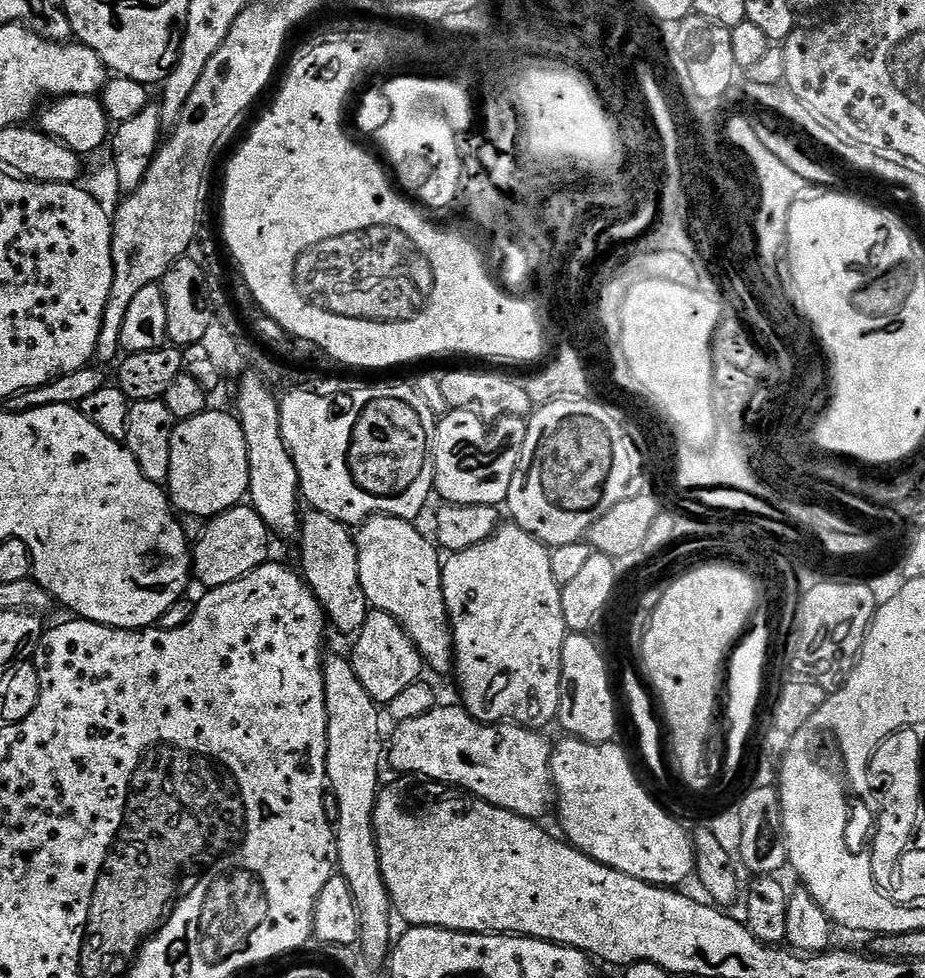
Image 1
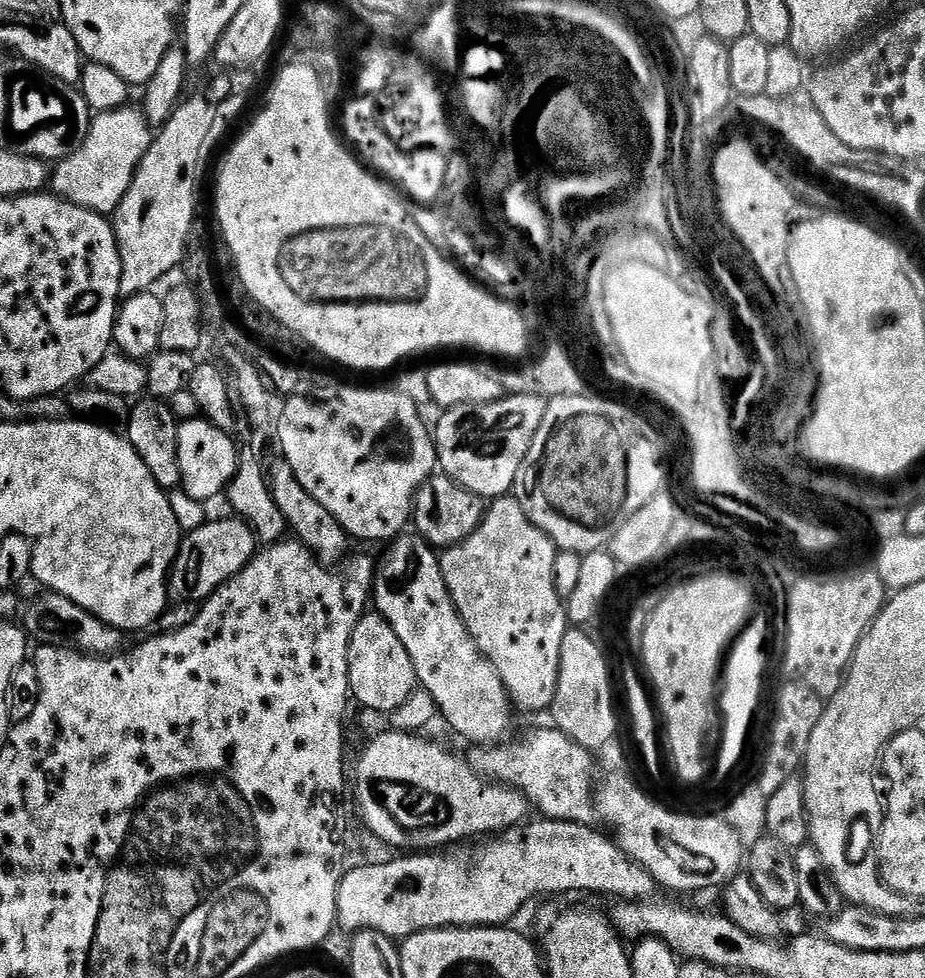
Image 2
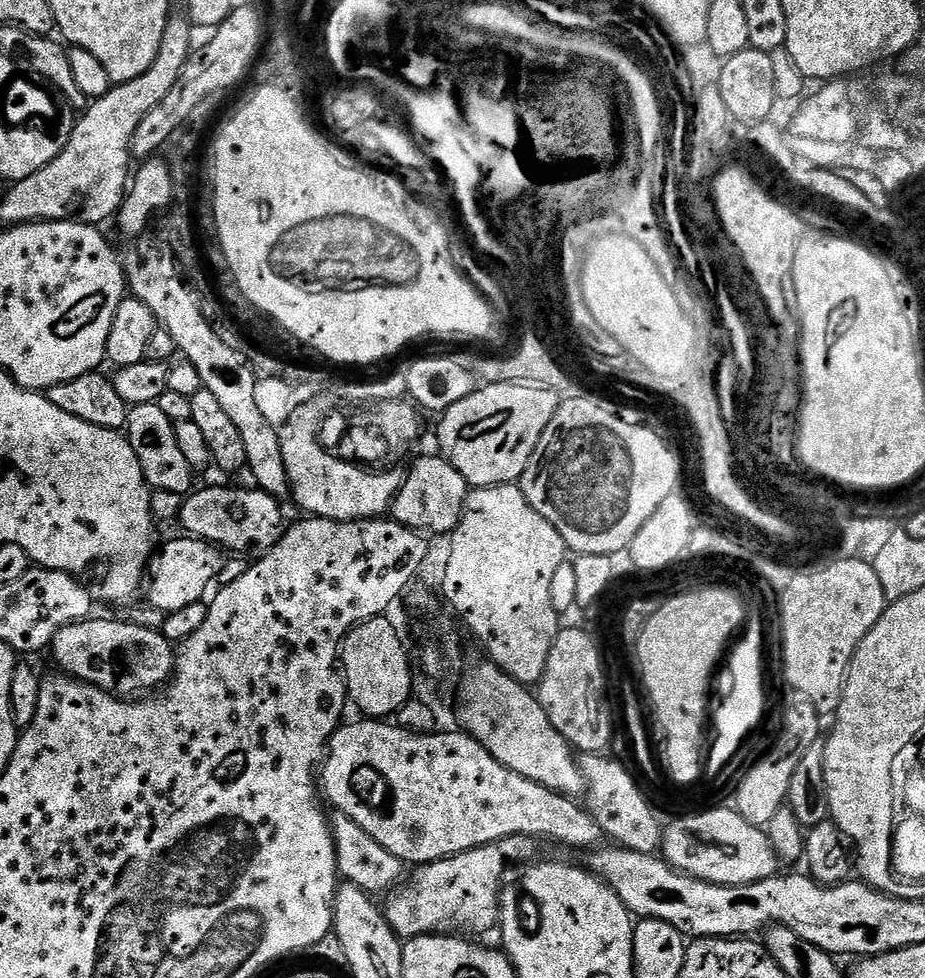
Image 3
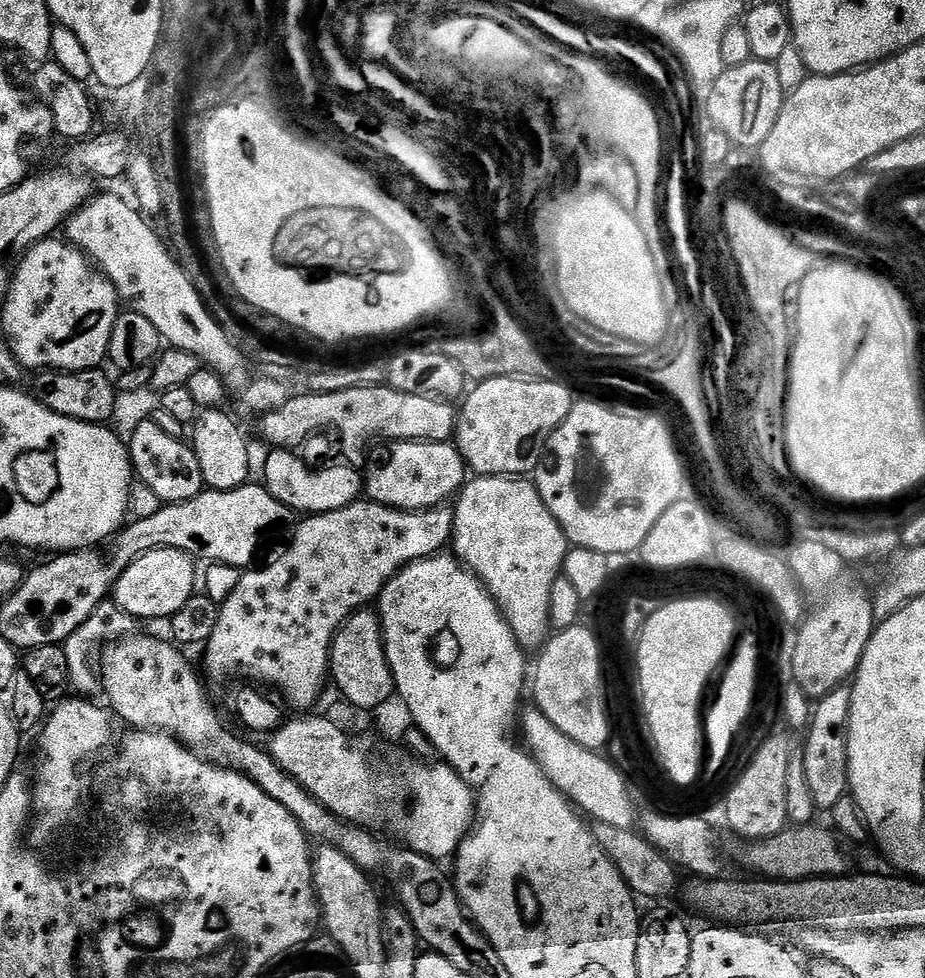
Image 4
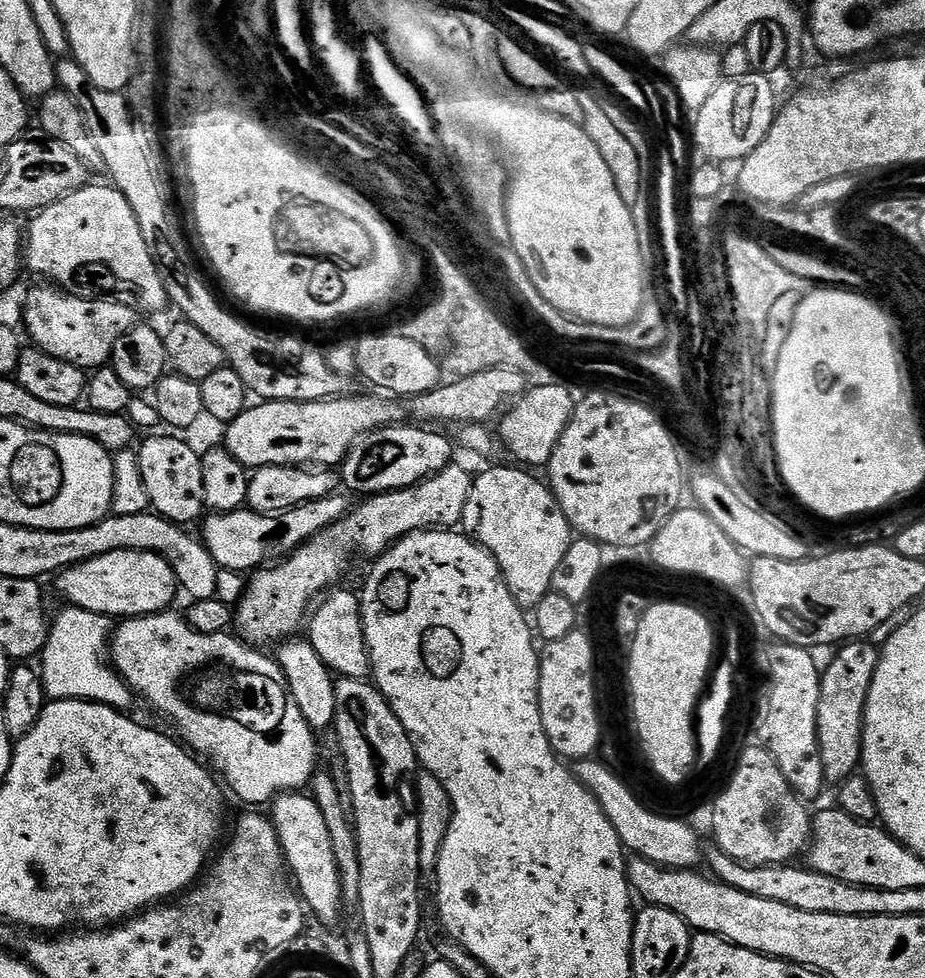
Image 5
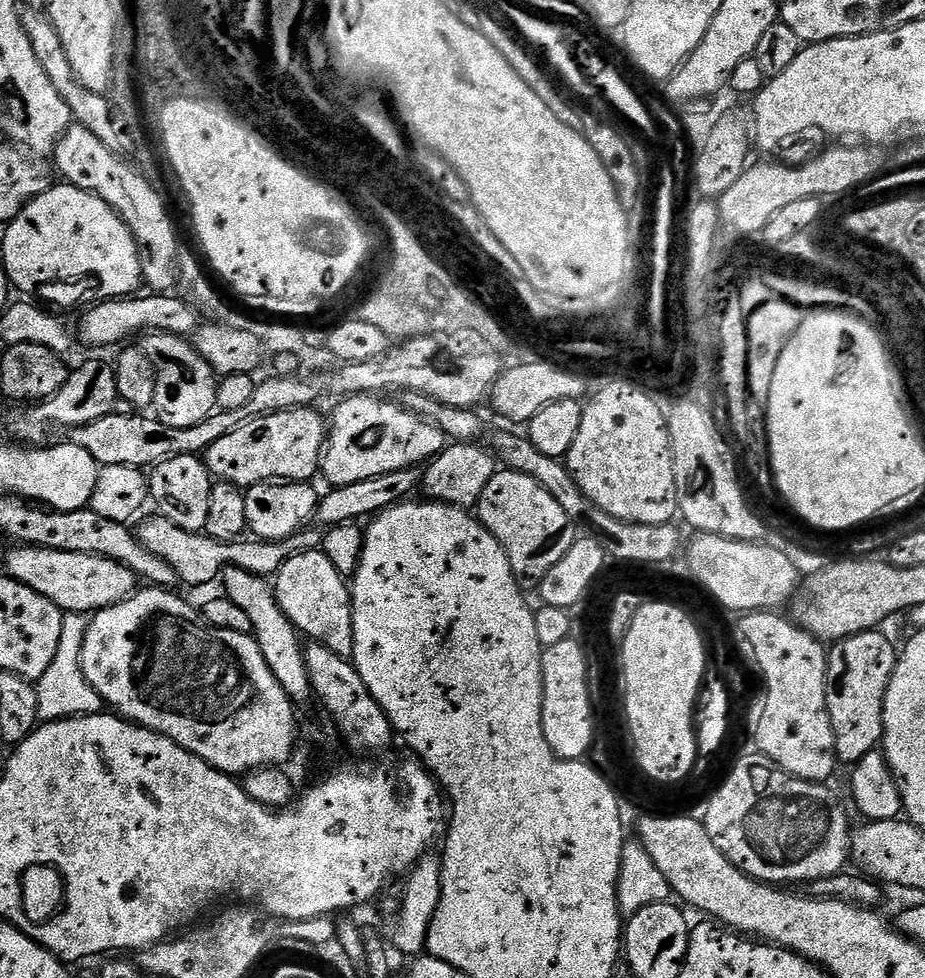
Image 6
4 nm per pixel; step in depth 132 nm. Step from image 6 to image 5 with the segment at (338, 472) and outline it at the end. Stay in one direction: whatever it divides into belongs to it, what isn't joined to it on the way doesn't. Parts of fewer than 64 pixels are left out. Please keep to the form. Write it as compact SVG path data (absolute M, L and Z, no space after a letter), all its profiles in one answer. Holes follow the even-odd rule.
M397 426L379 428L376 432L368 433L367 436L361 436L344 459L343 487L345 484L349 488L347 489L349 493L393 492L399 488L414 486L425 480L427 476L436 476L454 460L451 442L436 432L439 431L429 430L424 426Z

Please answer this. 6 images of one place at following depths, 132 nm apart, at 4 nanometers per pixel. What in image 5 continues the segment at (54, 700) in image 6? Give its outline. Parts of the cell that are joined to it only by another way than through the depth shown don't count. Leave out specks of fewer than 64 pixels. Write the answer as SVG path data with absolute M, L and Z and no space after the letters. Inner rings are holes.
M64 606L51 621L44 651L38 657L40 680L48 700L89 700L128 714L133 710L134 693L127 680L110 663L110 637L114 631L111 616Z

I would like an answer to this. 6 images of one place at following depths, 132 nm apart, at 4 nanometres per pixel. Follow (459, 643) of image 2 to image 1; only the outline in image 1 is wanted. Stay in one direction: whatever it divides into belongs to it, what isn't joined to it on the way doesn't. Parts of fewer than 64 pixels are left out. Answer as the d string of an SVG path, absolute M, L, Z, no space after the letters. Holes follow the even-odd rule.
M370 516L355 529L356 549L358 550L358 574L362 578L362 590L369 605L375 611L393 616L406 630L406 634L420 651L425 665L436 672L451 673L454 668L454 649L452 646L452 624L448 620L448 607L444 597L442 578L442 552L431 539L428 540L416 529L410 520L397 516Z

